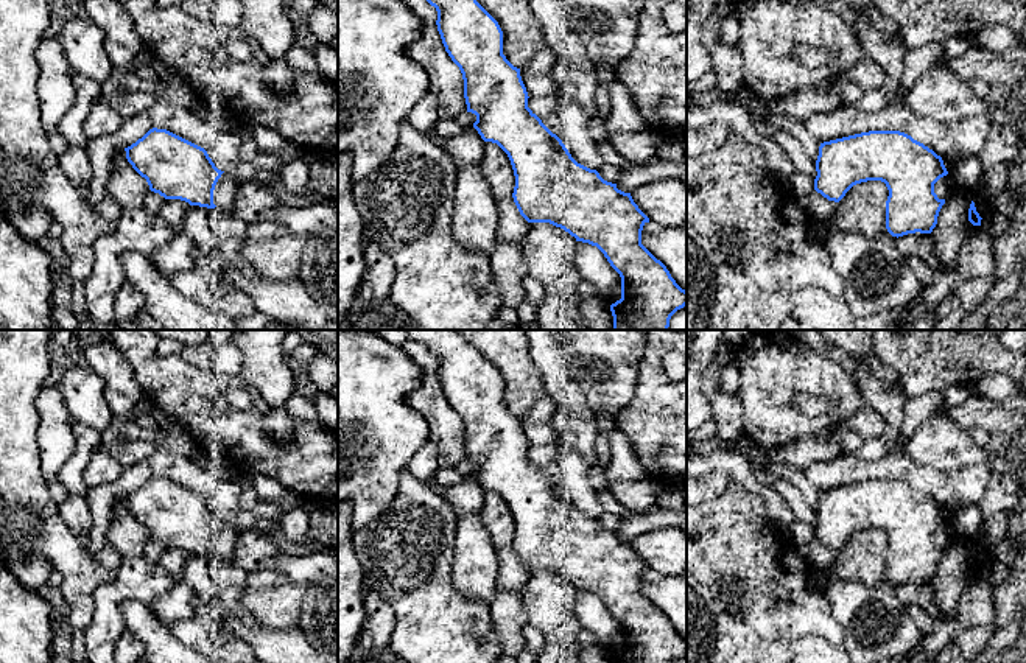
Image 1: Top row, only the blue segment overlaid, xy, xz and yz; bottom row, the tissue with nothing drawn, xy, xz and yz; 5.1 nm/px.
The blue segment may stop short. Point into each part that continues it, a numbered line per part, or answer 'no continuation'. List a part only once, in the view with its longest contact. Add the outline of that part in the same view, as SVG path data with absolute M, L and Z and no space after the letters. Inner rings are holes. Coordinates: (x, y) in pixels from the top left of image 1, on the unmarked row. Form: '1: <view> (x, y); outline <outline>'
no continuation

